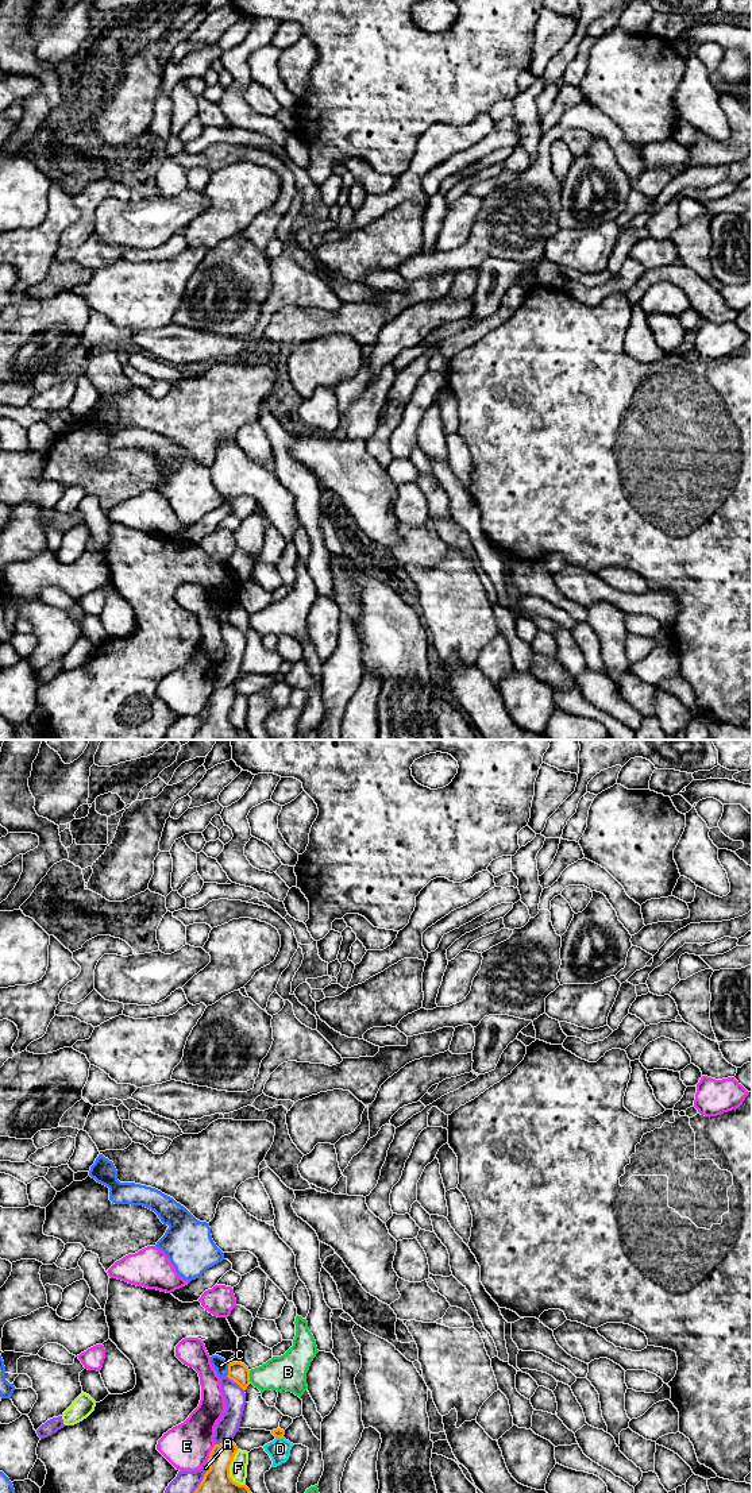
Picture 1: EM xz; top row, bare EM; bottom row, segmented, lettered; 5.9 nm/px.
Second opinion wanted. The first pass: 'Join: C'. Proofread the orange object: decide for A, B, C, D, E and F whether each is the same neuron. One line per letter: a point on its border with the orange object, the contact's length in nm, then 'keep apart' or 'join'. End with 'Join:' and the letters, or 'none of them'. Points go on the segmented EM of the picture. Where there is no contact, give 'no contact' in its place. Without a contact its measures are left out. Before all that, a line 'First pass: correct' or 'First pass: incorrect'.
First pass: incorrect
A: xz (235, 1381) | 140 nm | keep apart
B: xz (249, 1376) | 70 nm | keep apart
C: xz (228, 1370) | 80 nm | keep apart
D: xz (280, 1436) | 50 nm | keep apart
E: xz (211, 1453) | 110 nm | keep apart
F: xz (228, 1472) | 220 nm | keep apart
Join: none of them

